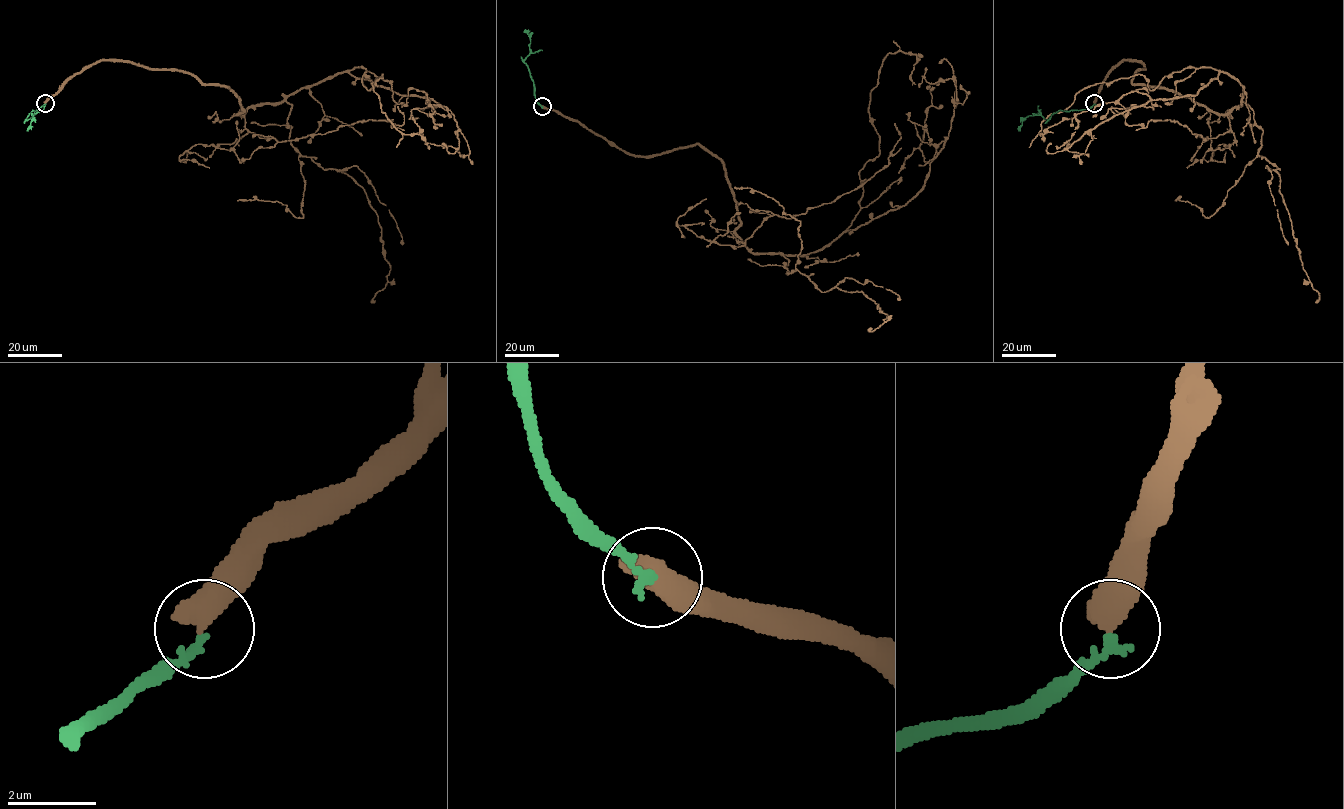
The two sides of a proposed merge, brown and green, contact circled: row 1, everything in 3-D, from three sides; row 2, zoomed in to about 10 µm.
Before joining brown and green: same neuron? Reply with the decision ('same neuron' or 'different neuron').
different neuron

